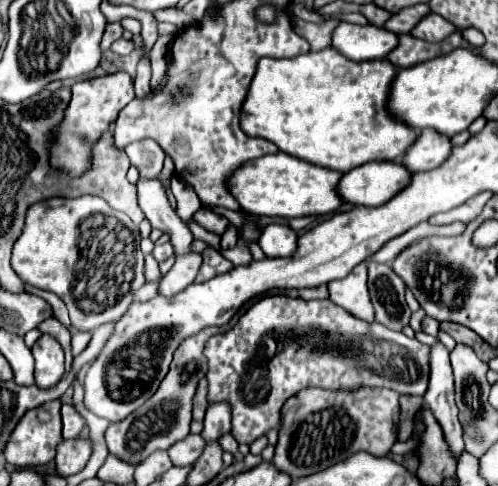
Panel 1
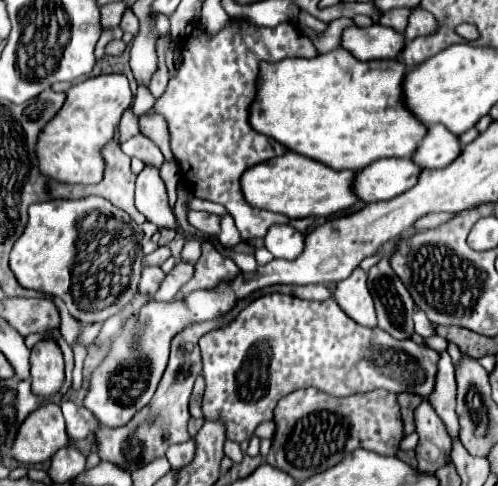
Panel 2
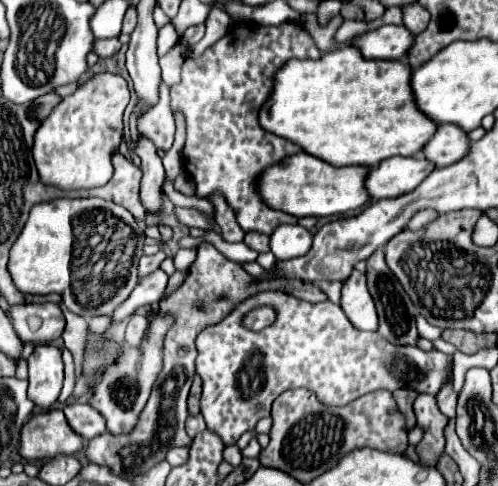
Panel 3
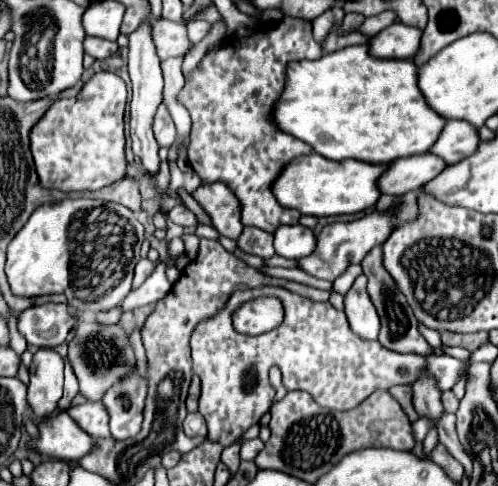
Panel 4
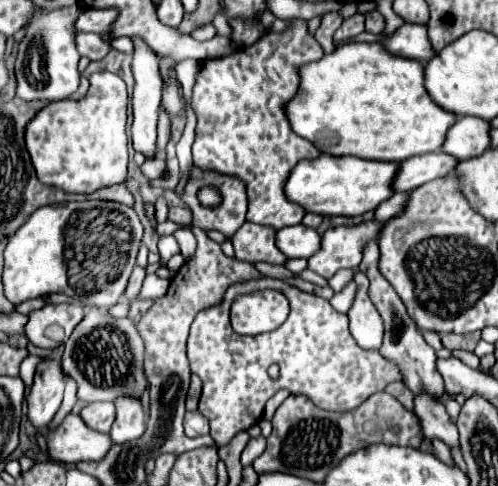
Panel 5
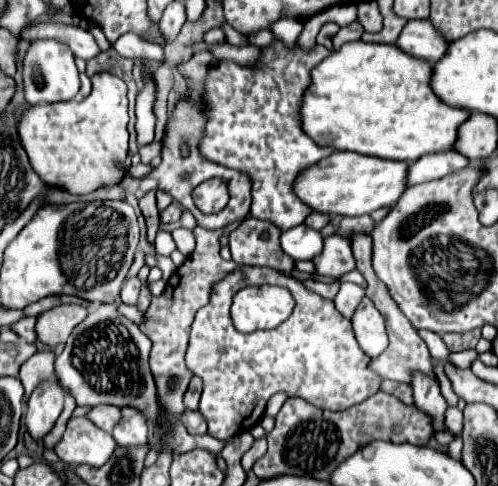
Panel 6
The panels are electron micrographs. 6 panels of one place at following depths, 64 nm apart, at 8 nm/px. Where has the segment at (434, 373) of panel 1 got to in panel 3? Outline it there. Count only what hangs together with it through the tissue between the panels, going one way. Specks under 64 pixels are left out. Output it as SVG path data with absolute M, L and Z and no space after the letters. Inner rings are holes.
M452 374L448 376L448 384L444 384L444 388L440 388L440 392L436 394L436 402L440 412L446 418L454 418L456 416L456 392L452 388Z

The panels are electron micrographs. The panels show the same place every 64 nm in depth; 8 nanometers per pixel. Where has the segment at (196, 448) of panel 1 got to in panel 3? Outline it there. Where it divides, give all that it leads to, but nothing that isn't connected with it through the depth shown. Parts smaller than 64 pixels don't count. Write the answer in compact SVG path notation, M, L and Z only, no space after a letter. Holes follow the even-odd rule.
M172 447L172 450L168 450L168 454L166 454L166 460L170 464L184 464L188 460L188 457L188 447Z

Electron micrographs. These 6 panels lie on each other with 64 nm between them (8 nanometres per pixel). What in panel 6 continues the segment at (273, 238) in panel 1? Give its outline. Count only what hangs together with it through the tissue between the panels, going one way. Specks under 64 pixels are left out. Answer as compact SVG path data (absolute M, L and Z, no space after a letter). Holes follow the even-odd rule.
M306 224L284 230L280 236L280 246L292 260L312 260L322 252L322 242L324 238L320 232L308 228Z

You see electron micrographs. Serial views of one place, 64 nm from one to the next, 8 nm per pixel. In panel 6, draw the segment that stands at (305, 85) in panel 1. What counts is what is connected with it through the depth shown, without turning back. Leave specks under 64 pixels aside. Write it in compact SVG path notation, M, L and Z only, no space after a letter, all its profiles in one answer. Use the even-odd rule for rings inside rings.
M364 40L346 42L340 50L326 56L318 68L312 68L310 84L302 96L300 128L304 128L304 134L316 144L386 160L414 162L418 156L450 150L458 126L470 116L470 112L442 104L430 88L430 76L430 62L408 56L392 44L368 44Z

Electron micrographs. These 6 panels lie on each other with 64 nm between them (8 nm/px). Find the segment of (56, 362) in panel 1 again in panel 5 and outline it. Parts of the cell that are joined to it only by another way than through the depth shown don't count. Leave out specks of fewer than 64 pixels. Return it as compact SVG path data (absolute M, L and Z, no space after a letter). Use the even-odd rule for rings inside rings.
M44 358L36 366L34 384L28 392L28 418L32 420L34 428L42 430L46 428L56 410L60 408L64 394L64 372L60 368L60 362L52 358Z

